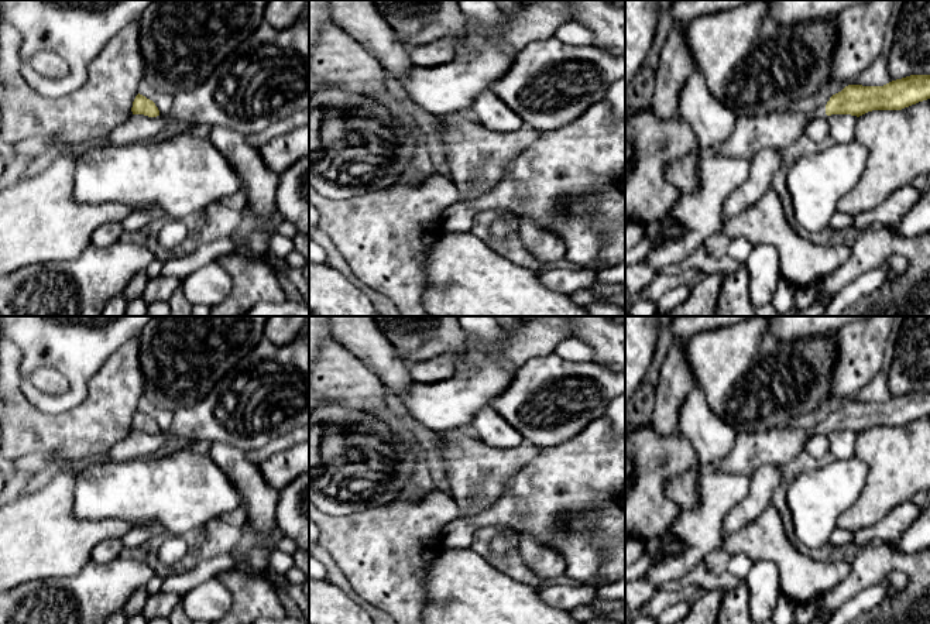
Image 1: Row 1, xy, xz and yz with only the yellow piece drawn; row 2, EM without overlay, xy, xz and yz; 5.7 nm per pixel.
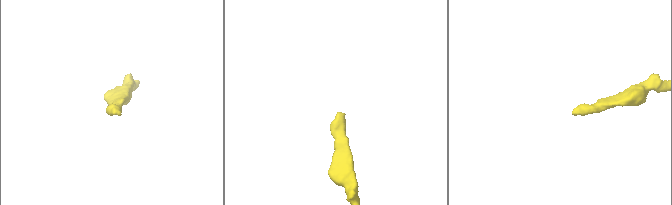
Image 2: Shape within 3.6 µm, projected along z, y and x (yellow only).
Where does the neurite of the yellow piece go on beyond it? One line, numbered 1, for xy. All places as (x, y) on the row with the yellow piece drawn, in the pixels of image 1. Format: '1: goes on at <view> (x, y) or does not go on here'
1: does not go on here

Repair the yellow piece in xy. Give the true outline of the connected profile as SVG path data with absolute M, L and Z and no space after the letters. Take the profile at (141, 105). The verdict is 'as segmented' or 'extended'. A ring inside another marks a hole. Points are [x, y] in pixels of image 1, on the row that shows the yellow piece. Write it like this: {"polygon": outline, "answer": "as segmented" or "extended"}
{"polygon": "M140 93L135 96L133 102L131 112L133 114L144 114L148 117L159 116L159 110L155 106L155 103Z", "answer": "as segmented"}

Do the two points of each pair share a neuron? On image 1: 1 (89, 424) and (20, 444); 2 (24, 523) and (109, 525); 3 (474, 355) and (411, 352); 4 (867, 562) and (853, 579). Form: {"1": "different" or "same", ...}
{"1": "same", "2": "same", "3": "different", "4": "same"}

